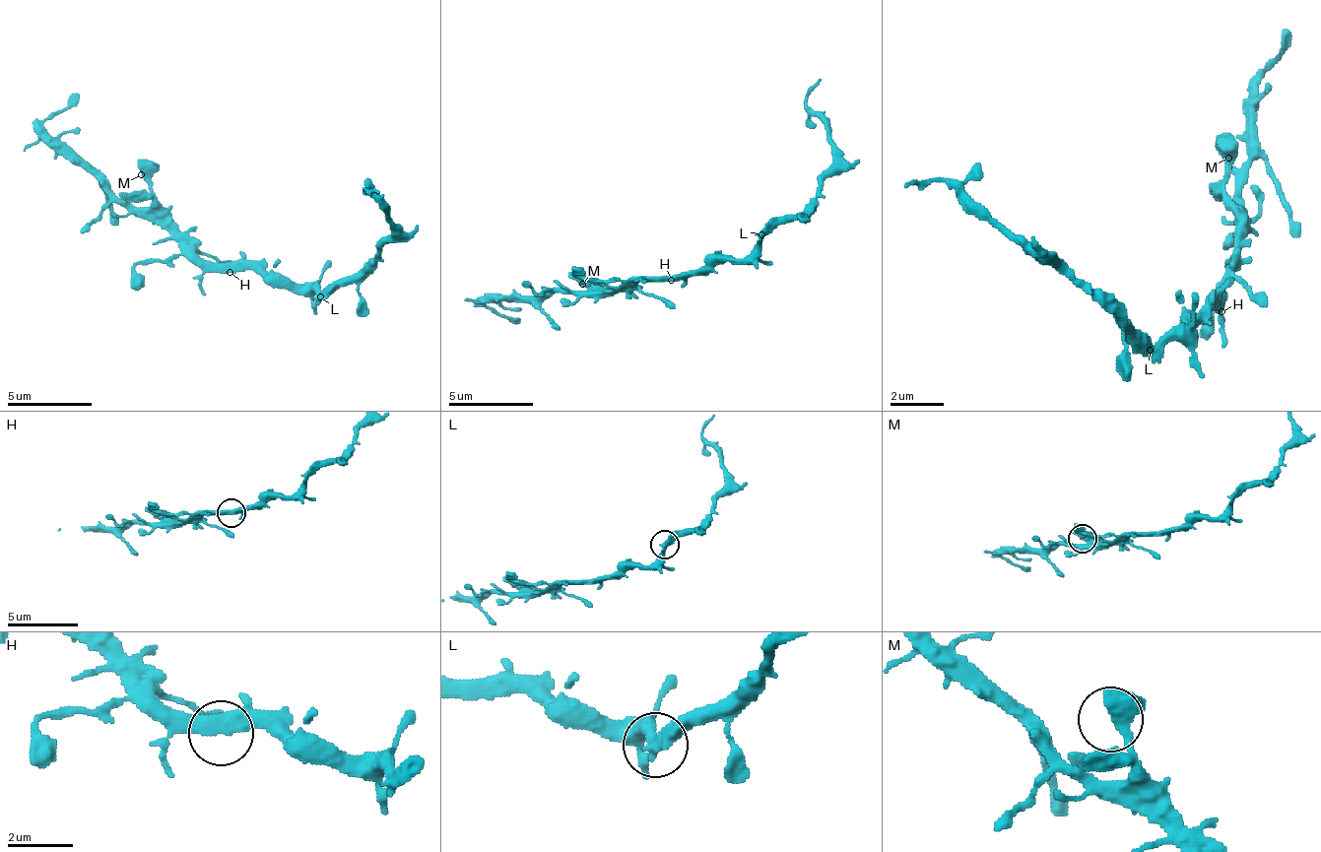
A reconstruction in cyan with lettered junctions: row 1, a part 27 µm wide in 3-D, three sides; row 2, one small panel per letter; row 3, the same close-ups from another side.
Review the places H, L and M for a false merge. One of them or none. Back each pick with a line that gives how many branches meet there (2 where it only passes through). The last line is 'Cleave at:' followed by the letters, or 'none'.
Cleave at: none

